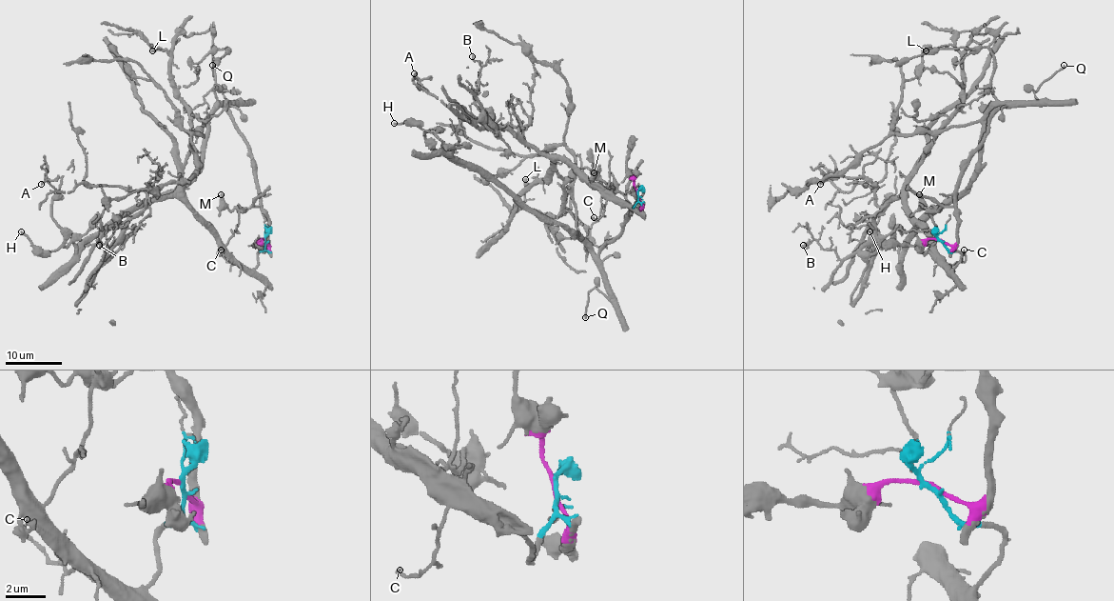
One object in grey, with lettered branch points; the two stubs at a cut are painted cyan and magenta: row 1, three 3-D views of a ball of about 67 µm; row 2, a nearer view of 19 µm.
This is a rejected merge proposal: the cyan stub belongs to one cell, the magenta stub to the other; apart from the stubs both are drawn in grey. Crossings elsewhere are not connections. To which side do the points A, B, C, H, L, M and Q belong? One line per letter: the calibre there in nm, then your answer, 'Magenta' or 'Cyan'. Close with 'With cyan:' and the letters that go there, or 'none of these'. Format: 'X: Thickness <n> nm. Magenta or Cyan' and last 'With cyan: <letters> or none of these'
A: Thickness 130 nm. Cyan
B: Thickness 170 nm. Cyan
C: Thickness 110 nm. Cyan
H: Thickness 170 nm. Magenta
L: Thickness 360 nm. Cyan
M: Thickness 440 nm. Magenta
Q: Thickness 170 nm. Magenta
With cyan: A, B, C, L

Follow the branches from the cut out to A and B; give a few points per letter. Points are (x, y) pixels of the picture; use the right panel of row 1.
A: (940, 241), (961, 255), (952, 269), (900, 196), (880, 207), (873, 187), (842, 192), (830, 180), (819, 184)
B: (940, 241), (961, 255), (952, 269), (900, 196), (873, 219), (873, 233), (841, 259), (813, 239), (802, 245)

